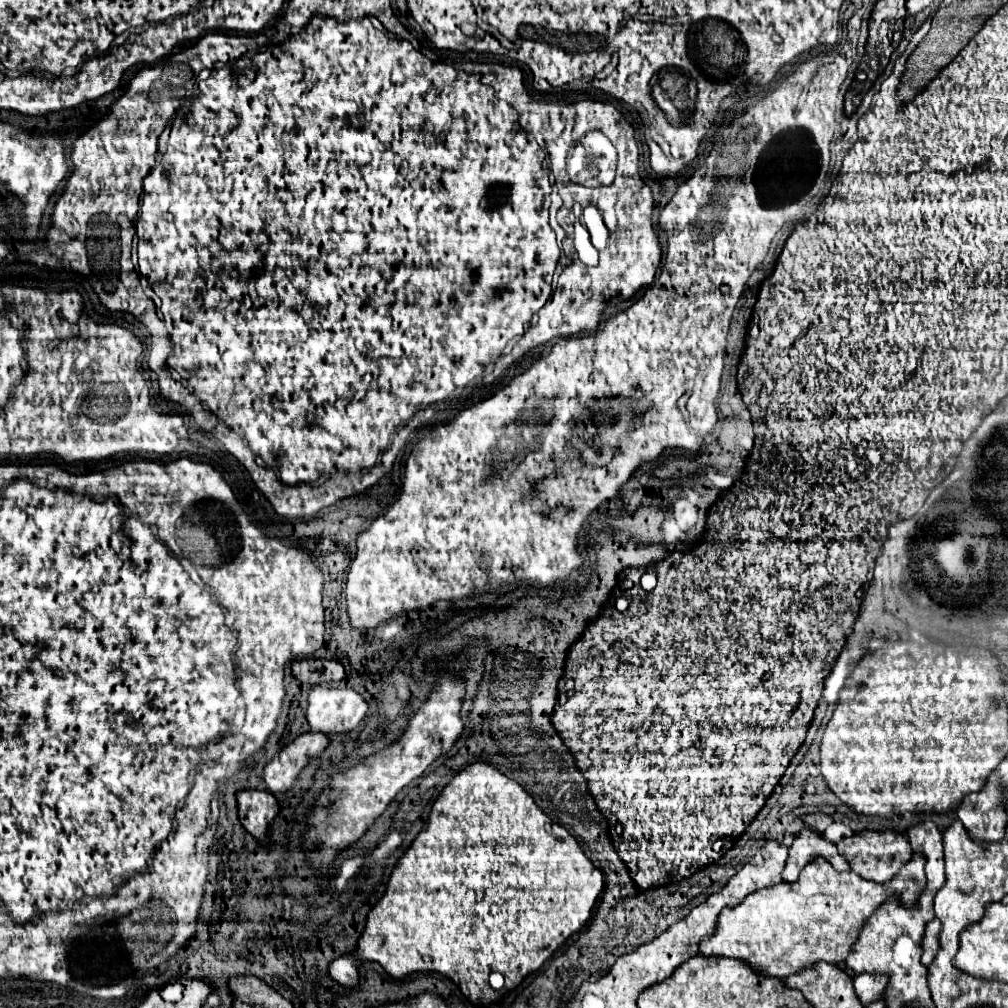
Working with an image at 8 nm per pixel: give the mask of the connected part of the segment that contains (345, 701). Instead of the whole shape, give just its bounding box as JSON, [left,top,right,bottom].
[308,686,368,734]

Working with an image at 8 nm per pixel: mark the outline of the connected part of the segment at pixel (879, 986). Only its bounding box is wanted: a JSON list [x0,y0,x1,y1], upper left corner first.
[853,972,888,1007]

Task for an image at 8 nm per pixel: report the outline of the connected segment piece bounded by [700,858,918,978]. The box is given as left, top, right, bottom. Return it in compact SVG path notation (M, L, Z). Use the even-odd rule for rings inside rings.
M816 858L800 872L796 882L756 890L740 906L724 908L718 916L716 932L704 938L700 952L704 956L746 960L758 974L776 978L786 978L786 974L820 960L830 964L844 962L868 916L892 896L898 896L902 906L918 906L917 894L888 890L884 884L864 880L854 872L834 870L826 858Z

